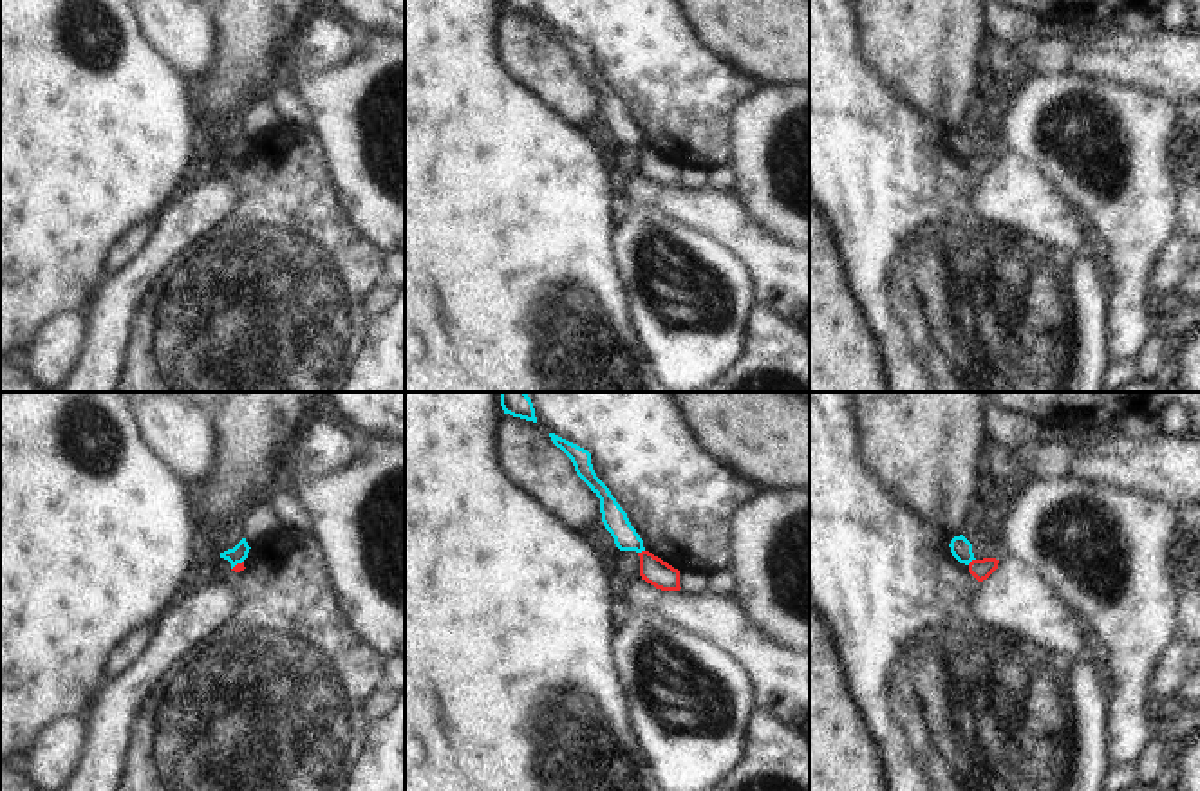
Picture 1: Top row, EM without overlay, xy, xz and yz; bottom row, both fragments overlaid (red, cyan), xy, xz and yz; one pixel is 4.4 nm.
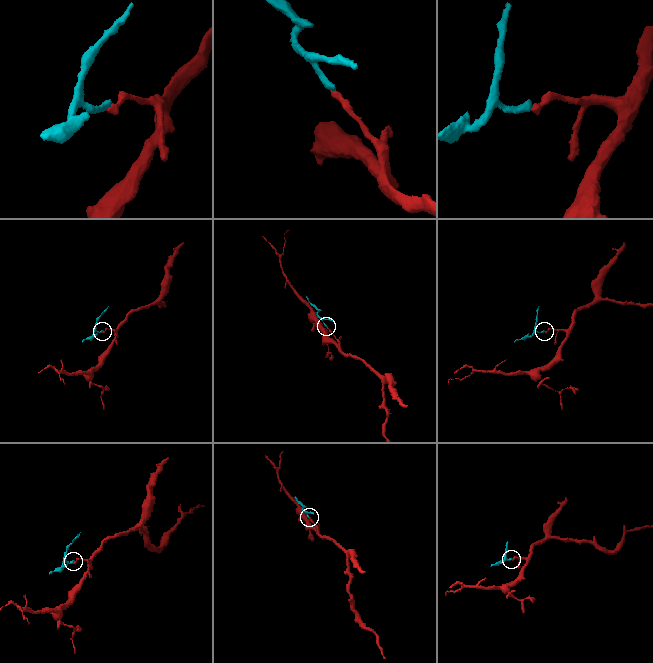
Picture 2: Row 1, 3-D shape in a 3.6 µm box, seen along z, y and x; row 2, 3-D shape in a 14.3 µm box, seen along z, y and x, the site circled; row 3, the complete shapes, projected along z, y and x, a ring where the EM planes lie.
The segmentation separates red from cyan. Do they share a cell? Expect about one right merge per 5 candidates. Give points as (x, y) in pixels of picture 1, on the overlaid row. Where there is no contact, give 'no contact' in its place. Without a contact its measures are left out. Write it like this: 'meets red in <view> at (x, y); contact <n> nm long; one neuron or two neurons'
meets red in yz at (973, 560); contact 50 nm long; two neurons

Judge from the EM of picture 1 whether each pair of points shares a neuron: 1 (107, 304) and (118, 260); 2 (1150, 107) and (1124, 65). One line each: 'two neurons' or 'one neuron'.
1: two neurons
2: two neurons

